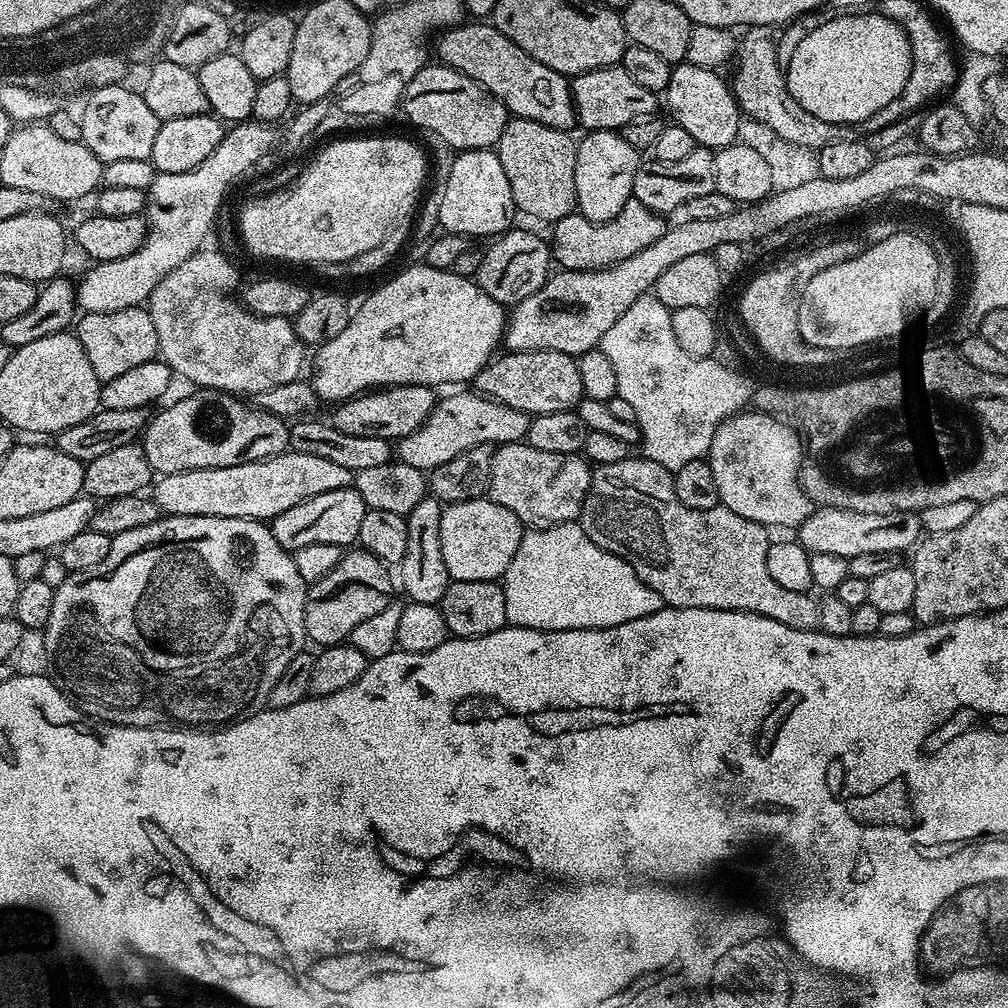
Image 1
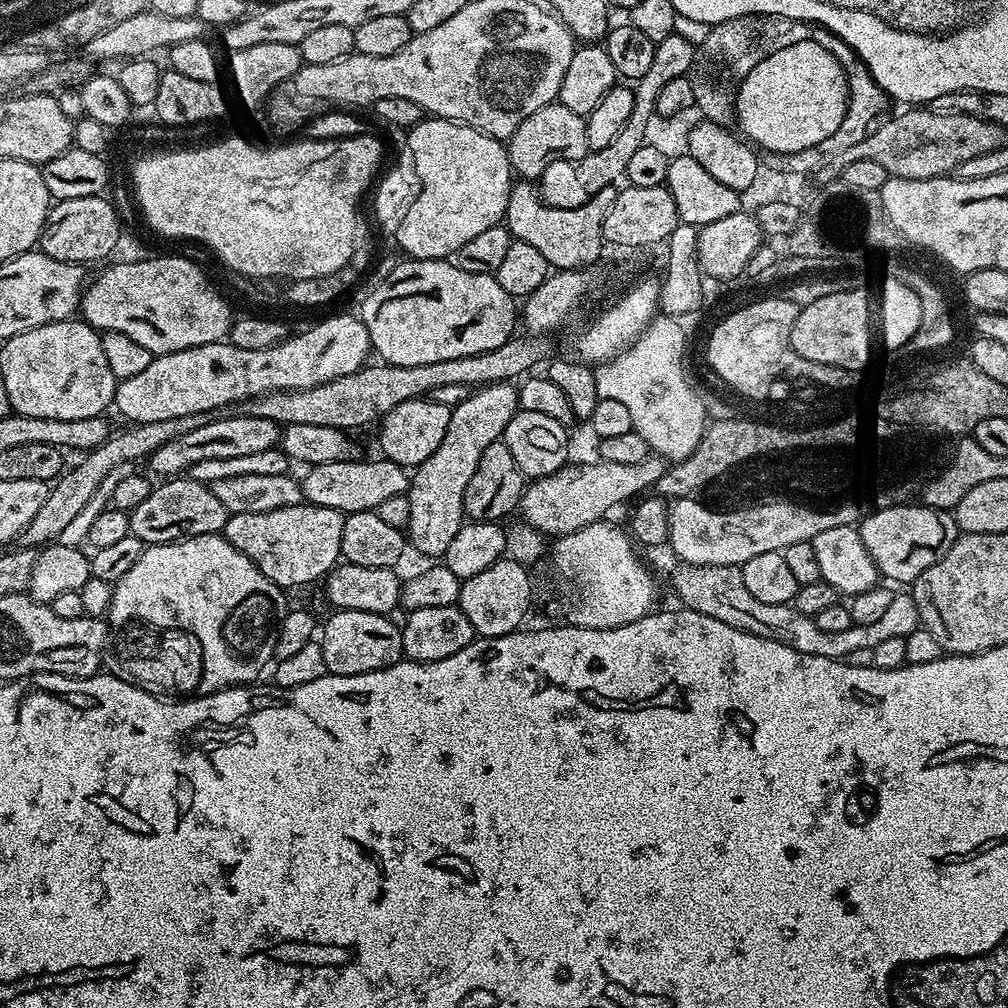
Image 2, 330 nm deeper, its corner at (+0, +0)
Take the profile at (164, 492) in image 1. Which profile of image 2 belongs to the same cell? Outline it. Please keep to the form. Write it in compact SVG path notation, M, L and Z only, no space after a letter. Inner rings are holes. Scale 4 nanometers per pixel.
M353 458L309 467L305 471L308 473L302 476L304 500L310 504L326 506L330 510L347 514L373 511L378 506L382 506L386 498L403 496L407 493L410 476L403 466L383 458L359 460Z

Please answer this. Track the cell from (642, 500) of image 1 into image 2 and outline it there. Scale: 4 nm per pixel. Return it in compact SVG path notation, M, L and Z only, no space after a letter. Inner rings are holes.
M681 563L679 567L672 576L672 588L683 607L698 614L706 614L710 618L718 618L718 622L726 622L740 632L749 632L755 636L770 638L774 642L782 642L802 654L844 660L854 650L873 648L885 638L906 637L915 628L921 627L918 606L911 594L904 590L893 595L890 607L880 615L878 622L852 624L846 630L826 634L826 630L818 630L813 617L802 614L794 606L758 602L758 598L753 598L750 590L746 590L739 567L694 566L685 563Z

